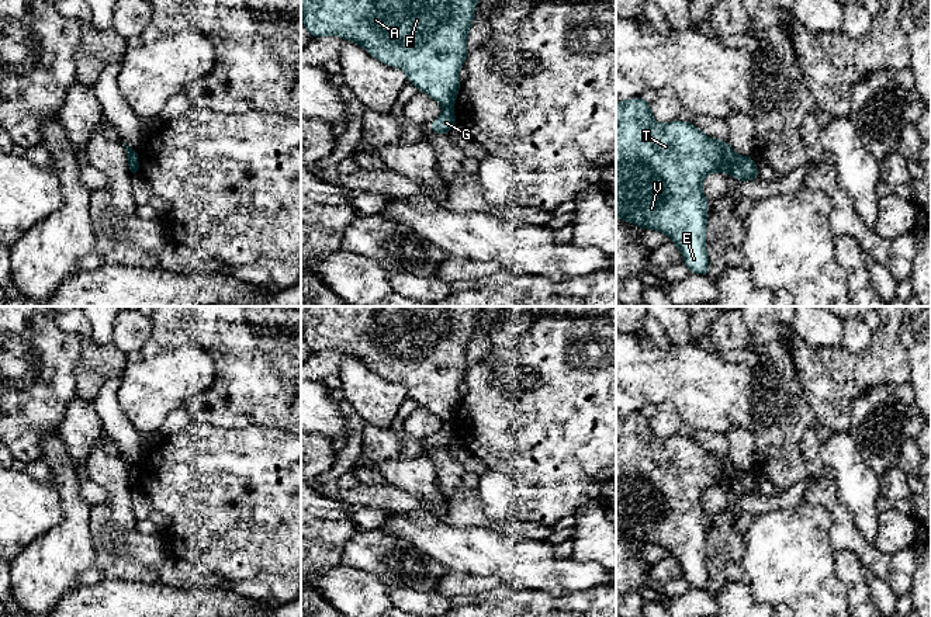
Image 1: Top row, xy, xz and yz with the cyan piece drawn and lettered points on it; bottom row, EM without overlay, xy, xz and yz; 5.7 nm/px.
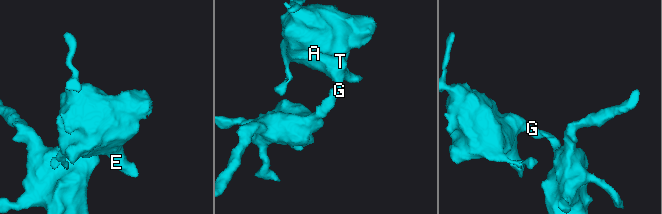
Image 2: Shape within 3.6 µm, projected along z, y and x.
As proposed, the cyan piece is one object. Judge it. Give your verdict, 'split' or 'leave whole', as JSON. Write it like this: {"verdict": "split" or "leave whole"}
{"verdict": "split"}

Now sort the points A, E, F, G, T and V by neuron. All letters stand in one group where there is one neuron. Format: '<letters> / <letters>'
A E F T V / G

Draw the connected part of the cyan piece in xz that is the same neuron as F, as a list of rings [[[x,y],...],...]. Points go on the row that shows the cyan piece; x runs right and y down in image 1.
[[[302,0],[302,25],[312,35],[339,35],[360,44],[377,60],[405,70],[409,83],[444,107],[453,107],[460,89],[458,70],[467,56],[466,39],[478,0]]]

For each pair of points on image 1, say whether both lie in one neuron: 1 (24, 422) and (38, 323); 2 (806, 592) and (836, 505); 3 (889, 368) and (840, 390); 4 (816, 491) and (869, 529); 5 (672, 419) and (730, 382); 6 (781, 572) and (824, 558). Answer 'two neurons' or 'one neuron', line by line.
1: one neuron
2: two neurons
3: one neuron
4: two neurons
5: two neurons
6: one neuron

